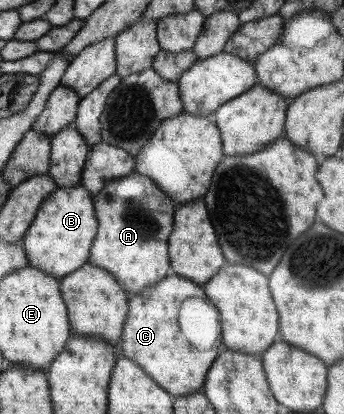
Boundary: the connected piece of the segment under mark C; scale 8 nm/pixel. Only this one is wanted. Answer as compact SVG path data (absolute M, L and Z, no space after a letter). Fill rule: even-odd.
M169 273L161 281L143 287L139 293L131 296L127 303L128 309L118 353L141 366L147 372L147 376L162 389L165 388L165 392L172 398L178 397L179 394L197 392L203 386L205 375L217 358L217 348L222 343L218 310L211 304L203 312L193 312L195 318L181 318L181 304L185 300L197 298L201 302L207 302L203 292L199 285L185 277ZM183 330L199 330L197 336L201 338L201 344L191 344L185 338Z

